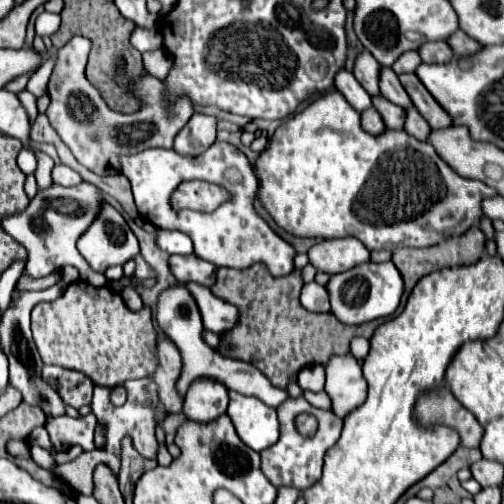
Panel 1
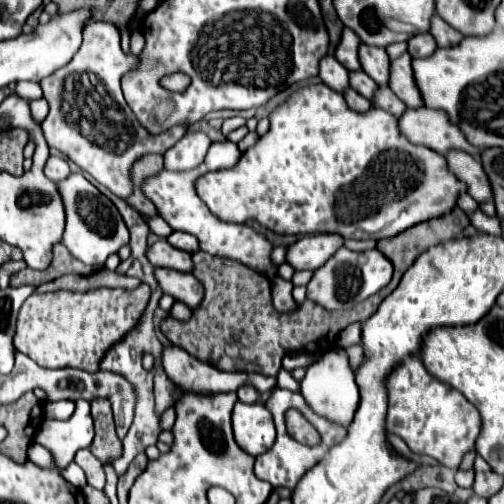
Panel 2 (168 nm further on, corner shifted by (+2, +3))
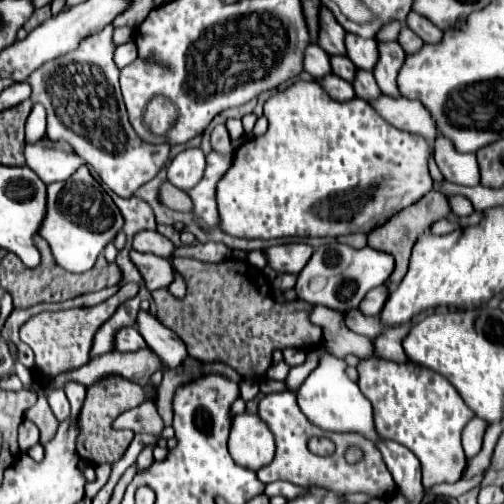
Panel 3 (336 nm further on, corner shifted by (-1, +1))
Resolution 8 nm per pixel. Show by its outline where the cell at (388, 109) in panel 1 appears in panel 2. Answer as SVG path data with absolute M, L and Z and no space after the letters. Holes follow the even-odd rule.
M359 71L359 73L349 73L349 85L361 93L363 97L371 99L373 93L375 93L375 81L371 81L371 77L367 77L365 71Z

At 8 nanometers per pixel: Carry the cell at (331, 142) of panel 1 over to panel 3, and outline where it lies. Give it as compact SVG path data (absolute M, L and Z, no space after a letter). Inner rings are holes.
M298 81L270 97L264 105L264 115L270 121L268 131L236 149L232 167L216 187L220 229L228 235L248 239L368 235L434 189L428 173L428 159L434 147L418 135L392 127L364 99L354 97L352 101L340 103L320 83Z

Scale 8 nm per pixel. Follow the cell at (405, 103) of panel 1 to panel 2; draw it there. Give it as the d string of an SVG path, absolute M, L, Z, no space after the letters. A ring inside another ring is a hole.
M361 43L359 45L359 63L361 63L361 69L377 85L387 85L387 81L389 81L389 57L387 57L385 49Z

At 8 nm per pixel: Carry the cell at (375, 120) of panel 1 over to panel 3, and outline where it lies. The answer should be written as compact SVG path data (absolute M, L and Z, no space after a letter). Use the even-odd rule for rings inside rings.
M328 75L328 77L320 79L318 83L324 85L324 87L326 87L326 93L328 93L332 99L336 99L336 101L350 101L350 99L356 97L352 83L346 83L344 79L338 79L336 75Z

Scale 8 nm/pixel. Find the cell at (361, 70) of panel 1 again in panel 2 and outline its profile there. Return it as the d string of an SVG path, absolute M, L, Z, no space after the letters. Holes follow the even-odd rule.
M343 29L341 33L341 41L335 47L335 59L347 67L349 71L359 71L359 57L357 57L357 47L359 47L359 37L351 31L351 29Z

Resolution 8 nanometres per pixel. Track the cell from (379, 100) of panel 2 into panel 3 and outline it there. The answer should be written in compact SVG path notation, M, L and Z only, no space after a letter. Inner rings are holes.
M358 71L358 79L354 81L354 91L356 91L356 97L360 97L368 103L376 101L382 95L382 91L378 89L378 83L370 71Z

